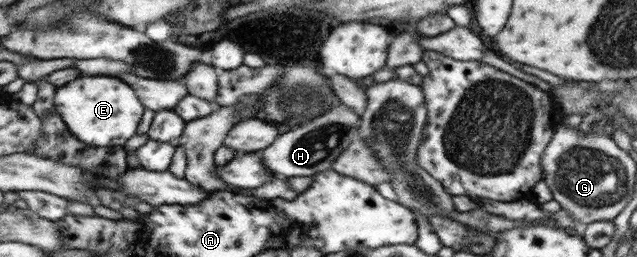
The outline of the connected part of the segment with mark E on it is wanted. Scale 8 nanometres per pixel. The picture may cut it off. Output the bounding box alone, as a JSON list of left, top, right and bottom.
[56,76,144,150]

